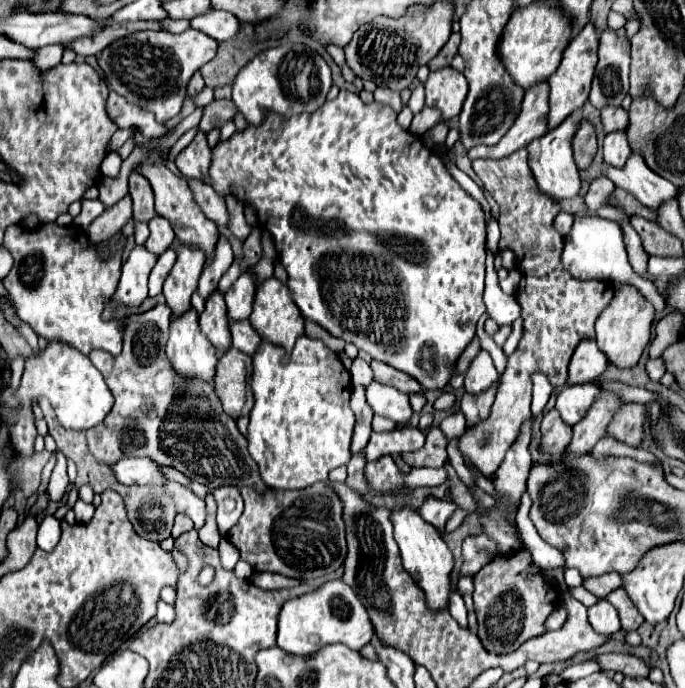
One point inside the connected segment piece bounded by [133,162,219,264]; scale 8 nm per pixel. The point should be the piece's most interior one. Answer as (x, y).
(174, 200)

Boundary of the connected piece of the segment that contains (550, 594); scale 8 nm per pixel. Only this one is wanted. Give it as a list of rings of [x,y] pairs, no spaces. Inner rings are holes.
[[[527,548],[515,554],[497,556],[493,564],[483,566],[475,578],[473,604],[477,612],[477,634],[483,648],[491,654],[509,654],[523,642],[545,634],[545,620],[557,606],[557,588],[549,584],[539,572],[531,572],[533,560]]]

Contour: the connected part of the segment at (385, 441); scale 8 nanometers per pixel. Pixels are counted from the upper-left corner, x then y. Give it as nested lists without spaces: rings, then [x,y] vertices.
[[[397,426],[391,432],[373,432],[365,448],[367,462],[373,462],[387,454],[415,452],[425,444],[425,434],[413,426]]]

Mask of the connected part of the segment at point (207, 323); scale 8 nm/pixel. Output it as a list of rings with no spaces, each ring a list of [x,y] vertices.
[[[217,290],[217,294],[211,294],[211,298],[205,300],[205,310],[199,316],[199,328],[219,354],[231,346],[225,302],[223,302],[223,294],[219,290]]]

